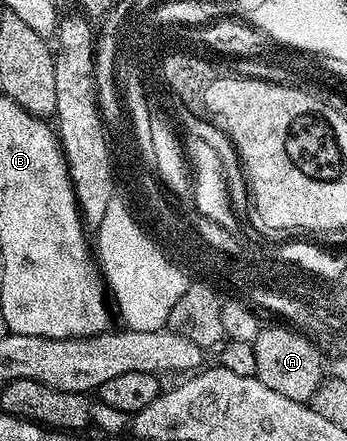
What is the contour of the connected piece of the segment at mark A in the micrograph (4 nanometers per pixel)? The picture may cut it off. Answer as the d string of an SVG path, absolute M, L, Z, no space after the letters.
M264 325L254 342L251 343L254 355L257 356L257 372L255 377L261 380L261 384L265 384L265 388L273 388L273 392L286 396L288 400L297 400L298 402L310 403L311 397L317 392L317 388L325 380L325 360L319 355L319 350L307 338L302 338L298 334L298 329L289 328L286 330L283 326L267 326Z

